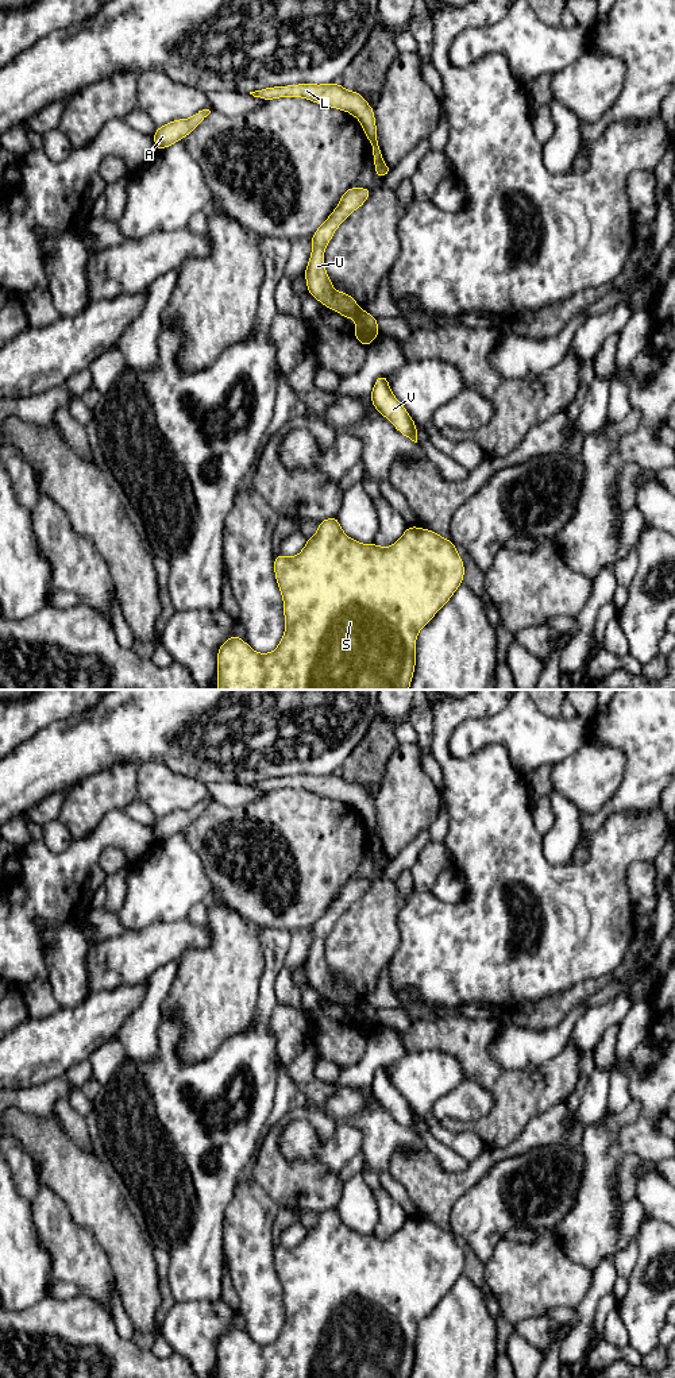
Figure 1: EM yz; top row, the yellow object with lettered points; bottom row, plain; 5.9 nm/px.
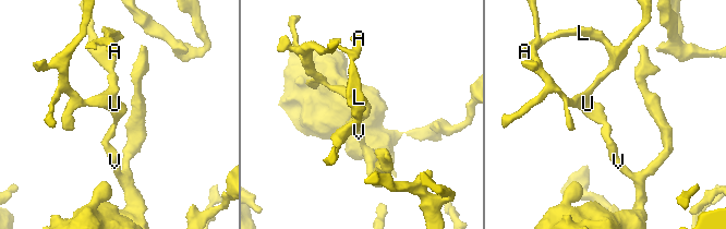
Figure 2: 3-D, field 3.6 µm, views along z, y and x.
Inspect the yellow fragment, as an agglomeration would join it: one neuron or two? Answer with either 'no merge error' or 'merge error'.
merge error

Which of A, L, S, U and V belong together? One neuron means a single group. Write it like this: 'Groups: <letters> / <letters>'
Groups: A L U / S V

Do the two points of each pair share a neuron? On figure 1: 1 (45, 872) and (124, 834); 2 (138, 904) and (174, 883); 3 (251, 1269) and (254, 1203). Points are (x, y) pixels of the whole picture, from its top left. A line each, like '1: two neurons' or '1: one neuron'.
1: one neuron
2: one neuron
3: one neuron

